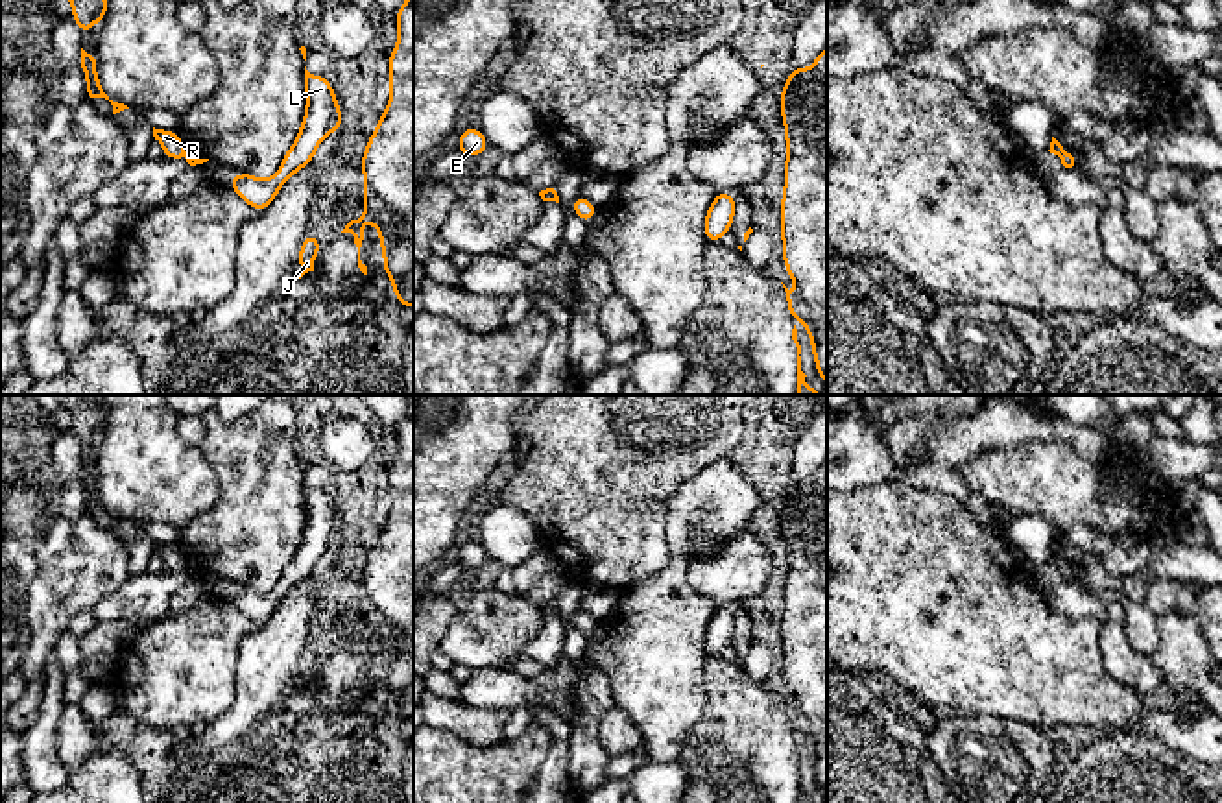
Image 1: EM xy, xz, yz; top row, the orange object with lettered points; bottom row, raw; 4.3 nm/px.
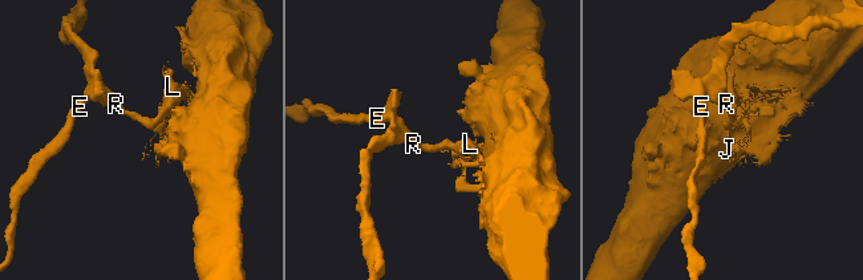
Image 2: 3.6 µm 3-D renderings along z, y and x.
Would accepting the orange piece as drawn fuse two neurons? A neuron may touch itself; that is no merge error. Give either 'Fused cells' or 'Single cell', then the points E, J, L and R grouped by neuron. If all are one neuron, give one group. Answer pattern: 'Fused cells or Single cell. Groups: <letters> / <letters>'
Single cell. Groups: E J L R

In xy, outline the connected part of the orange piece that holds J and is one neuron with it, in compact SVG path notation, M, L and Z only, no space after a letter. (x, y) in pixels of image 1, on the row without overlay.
M308 646L303 653L301 665L297 668L297 676L303 681L297 692L305 687L314 685L314 670L321 665L321 657L317 655L314 646Z

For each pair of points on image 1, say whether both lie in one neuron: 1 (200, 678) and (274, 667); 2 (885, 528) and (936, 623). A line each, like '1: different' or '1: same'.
1: different
2: same

